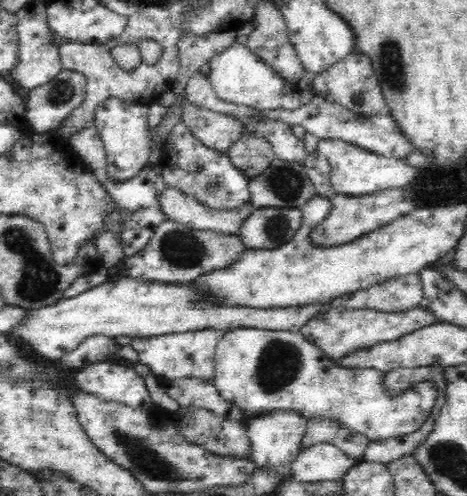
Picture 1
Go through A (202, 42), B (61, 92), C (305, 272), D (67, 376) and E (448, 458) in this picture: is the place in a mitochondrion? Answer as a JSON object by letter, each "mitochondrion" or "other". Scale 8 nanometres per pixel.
{"A":"other","B":"mitochondrion","C":"other","D":"other","E":"mitochondrion"}

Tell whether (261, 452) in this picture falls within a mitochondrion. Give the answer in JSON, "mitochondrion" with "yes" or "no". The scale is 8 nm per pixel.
{"mitochondrion":"no"}

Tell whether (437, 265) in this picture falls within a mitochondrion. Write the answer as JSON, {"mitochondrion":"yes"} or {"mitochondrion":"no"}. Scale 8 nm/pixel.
{"mitochondrion":"no"}

